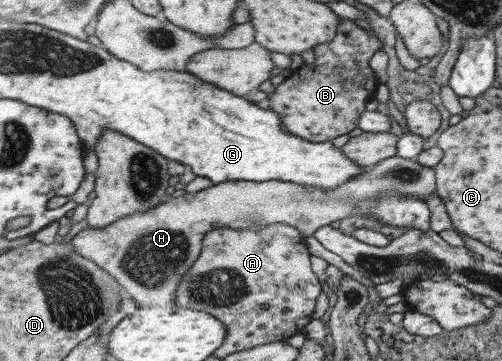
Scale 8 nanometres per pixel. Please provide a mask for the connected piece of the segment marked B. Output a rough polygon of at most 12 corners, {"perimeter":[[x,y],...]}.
{"perimeter":[[341,17],[265,108],[285,132],[330,141],[359,127],[380,38]]}

